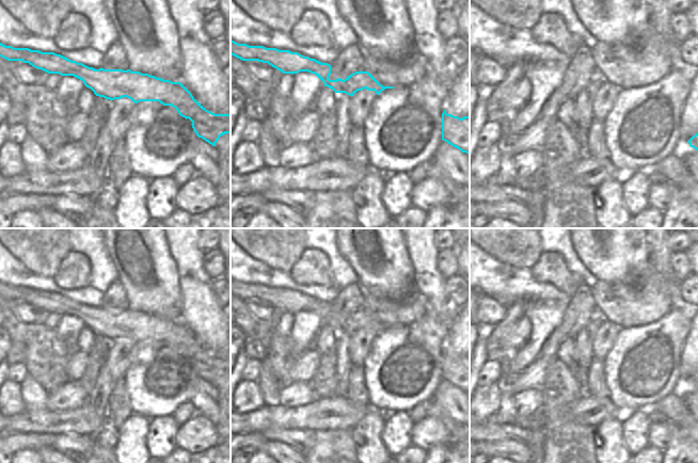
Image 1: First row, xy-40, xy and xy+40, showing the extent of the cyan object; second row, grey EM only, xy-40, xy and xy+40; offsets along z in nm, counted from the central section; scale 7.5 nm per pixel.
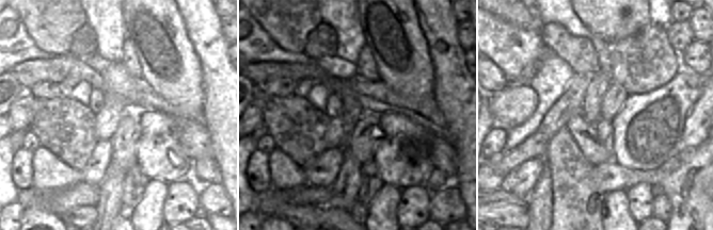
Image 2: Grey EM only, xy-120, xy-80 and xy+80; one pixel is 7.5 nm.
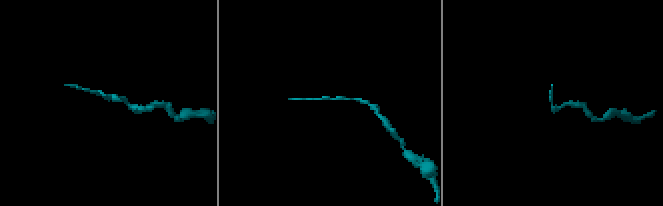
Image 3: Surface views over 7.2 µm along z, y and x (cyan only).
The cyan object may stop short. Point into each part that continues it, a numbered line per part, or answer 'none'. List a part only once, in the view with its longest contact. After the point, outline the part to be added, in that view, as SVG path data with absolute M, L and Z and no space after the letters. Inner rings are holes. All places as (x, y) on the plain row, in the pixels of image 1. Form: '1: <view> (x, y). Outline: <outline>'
none

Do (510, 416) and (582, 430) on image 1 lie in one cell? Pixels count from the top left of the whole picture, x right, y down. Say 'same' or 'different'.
different

